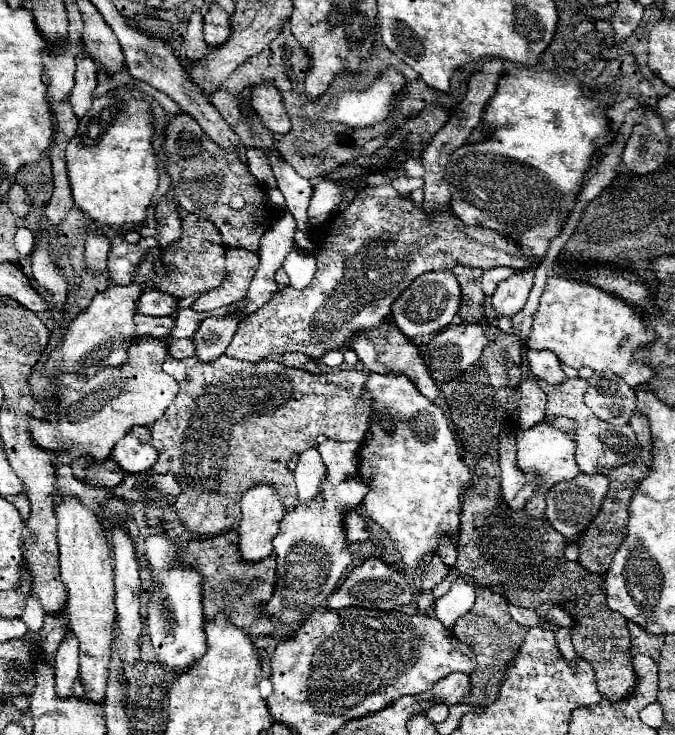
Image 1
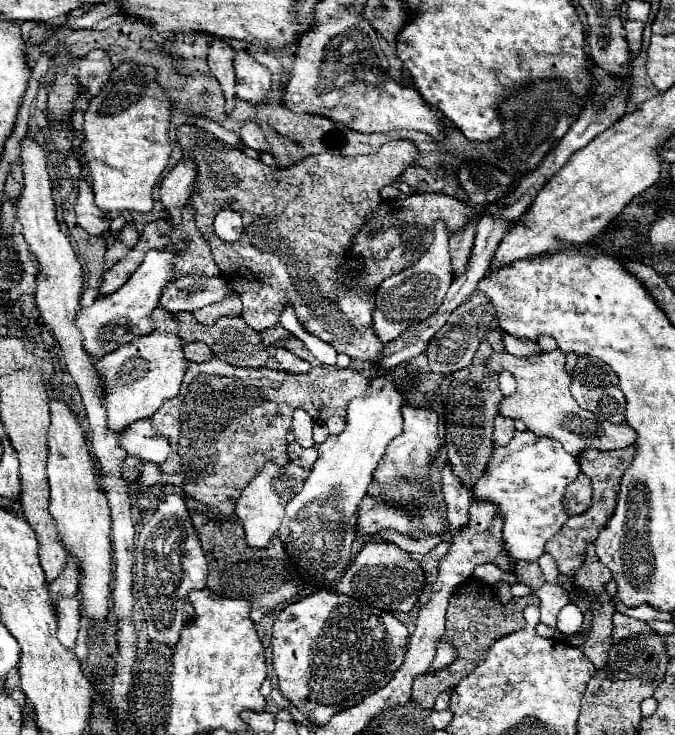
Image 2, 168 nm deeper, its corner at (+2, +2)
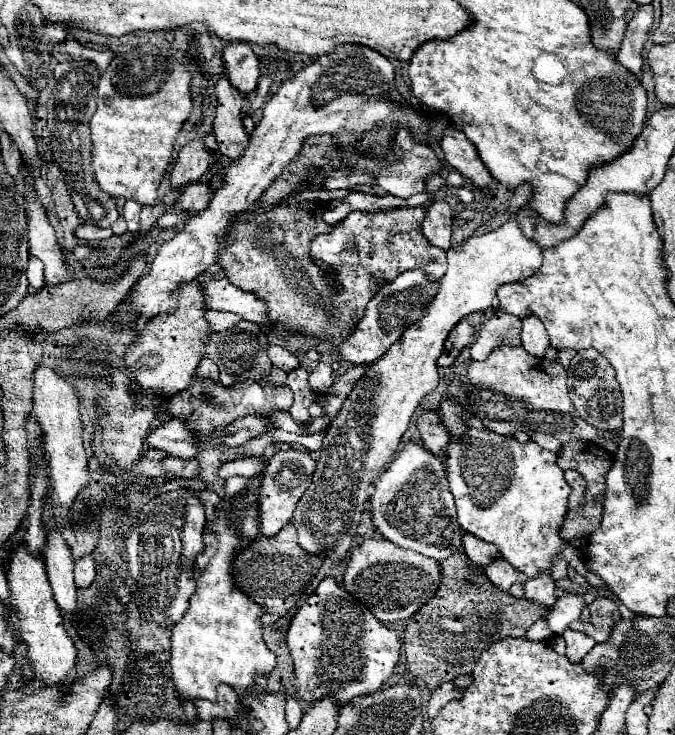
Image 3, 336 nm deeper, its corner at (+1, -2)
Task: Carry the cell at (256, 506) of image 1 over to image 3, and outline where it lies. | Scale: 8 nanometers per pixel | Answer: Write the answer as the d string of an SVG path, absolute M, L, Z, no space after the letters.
M281 449L271 457L265 477L263 477L261 499L259 499L259 511L261 511L259 525L261 525L263 535L267 535L267 537L277 535L291 521L297 501L311 485L313 471L315 471L315 459L309 453L303 453L297 449L287 449L287 451Z

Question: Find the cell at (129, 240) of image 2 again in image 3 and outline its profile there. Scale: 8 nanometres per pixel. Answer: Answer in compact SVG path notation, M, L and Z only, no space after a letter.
M127 201L119 213L125 217L129 229L139 229L139 213L141 213L139 201Z

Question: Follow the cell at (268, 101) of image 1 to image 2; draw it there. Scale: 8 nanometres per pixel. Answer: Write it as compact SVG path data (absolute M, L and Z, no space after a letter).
M236 53L234 69L236 69L236 97L254 107L264 105L270 93L272 73L246 53Z

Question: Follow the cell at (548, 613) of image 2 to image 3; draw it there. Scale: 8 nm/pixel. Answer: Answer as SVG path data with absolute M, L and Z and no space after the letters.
M539 573L537 579L529 579L525 583L525 597L537 603L543 603L547 607L551 607L557 601L555 593L557 593L555 581L547 573Z

